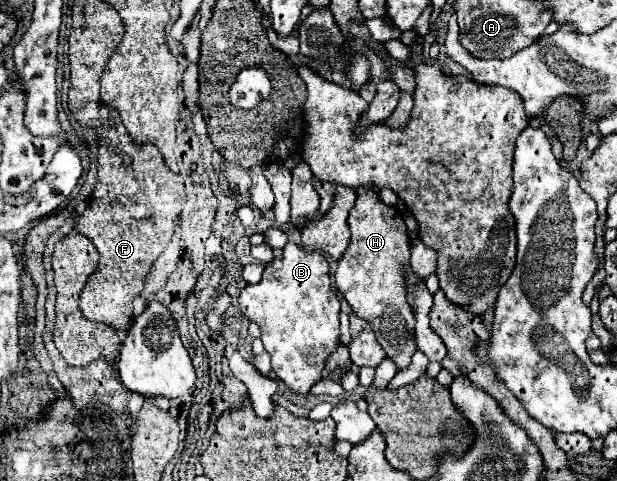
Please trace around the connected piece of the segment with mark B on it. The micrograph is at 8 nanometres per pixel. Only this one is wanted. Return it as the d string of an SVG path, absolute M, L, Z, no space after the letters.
M288 241L282 257L266 265L262 281L246 285L238 297L242 315L256 323L262 333L264 349L272 355L276 377L294 393L306 395L320 381L324 361L340 341L340 301L330 287L328 261L320 251L304 251Z

